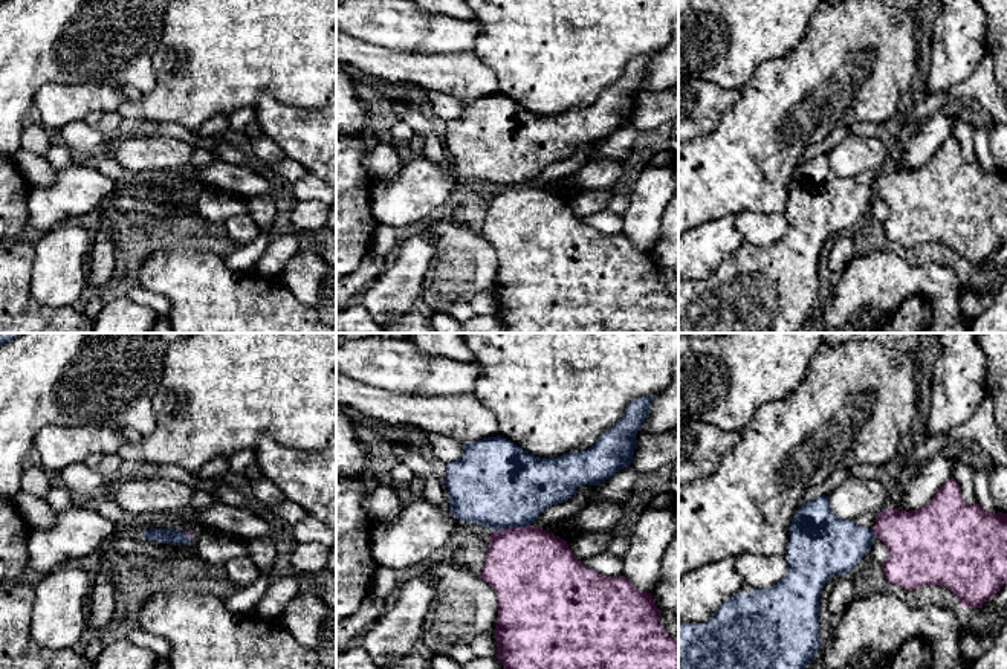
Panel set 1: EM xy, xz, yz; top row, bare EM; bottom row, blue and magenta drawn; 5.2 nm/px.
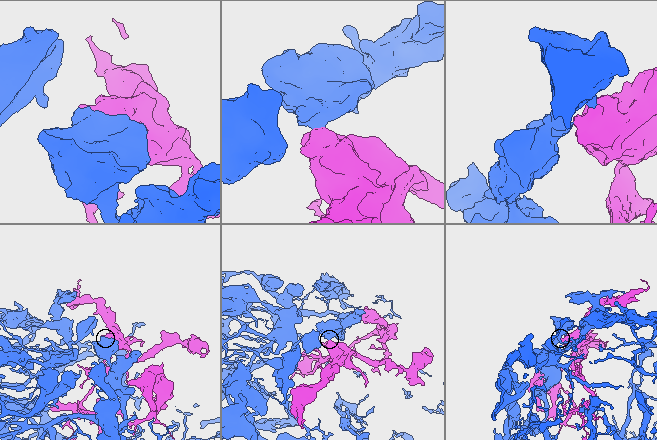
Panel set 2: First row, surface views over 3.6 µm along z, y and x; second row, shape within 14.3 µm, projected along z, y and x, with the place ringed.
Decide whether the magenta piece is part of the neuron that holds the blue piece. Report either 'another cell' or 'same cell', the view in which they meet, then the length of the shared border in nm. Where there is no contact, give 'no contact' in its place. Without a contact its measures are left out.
same cell; meets blue in xz; contact 200 nm long

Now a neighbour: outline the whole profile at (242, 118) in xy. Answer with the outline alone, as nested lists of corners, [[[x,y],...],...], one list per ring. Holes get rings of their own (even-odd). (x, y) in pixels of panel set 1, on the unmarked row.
[[[254,107],[238,108],[229,116],[231,131],[244,133],[244,128],[254,121],[257,121],[257,113]]]

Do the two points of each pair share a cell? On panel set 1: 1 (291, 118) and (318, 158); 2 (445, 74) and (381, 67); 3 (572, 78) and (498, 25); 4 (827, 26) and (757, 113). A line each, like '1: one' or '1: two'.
1: one
2: one
3: one
4: one

